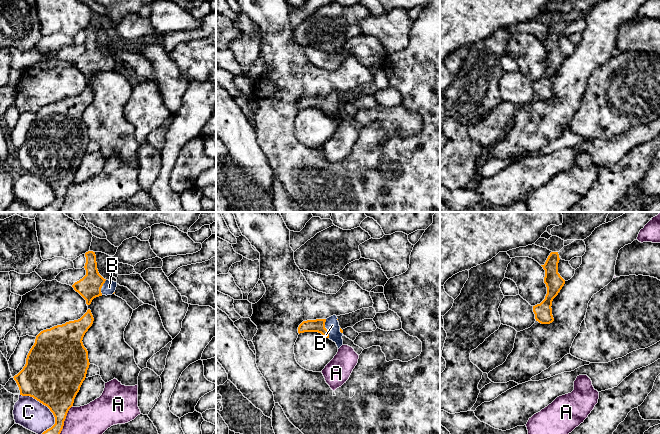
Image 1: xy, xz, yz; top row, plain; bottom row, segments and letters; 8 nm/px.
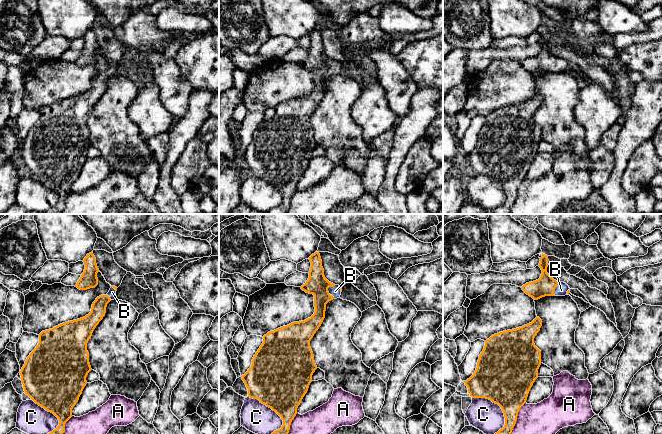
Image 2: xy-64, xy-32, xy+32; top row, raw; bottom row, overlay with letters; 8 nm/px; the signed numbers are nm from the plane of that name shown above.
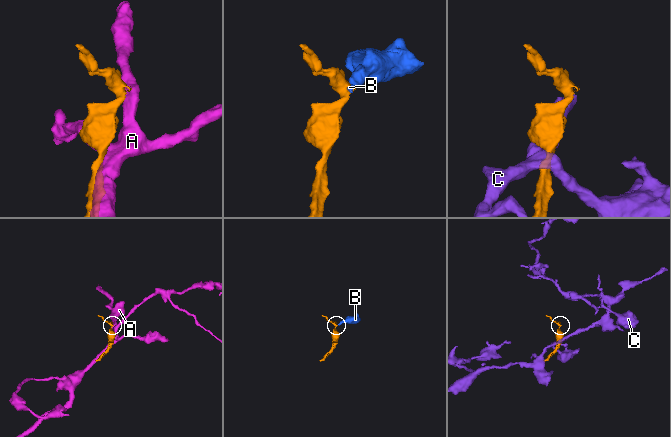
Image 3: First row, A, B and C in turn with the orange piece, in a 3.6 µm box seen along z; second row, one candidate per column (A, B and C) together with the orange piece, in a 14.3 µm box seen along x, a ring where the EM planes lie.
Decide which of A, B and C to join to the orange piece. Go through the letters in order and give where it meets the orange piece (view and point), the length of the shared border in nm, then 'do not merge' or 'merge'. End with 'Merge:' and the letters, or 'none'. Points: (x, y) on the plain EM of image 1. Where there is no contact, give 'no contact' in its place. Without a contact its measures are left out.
A: meets orange in xy at (64, 196); contact 260 nm long; do not merge
B: meets orange in xz at (325, 104); contact 160 nm long; merge
C: meets orange in xy at (49, 184); contact 380 nm long; do not merge
Merge: B

